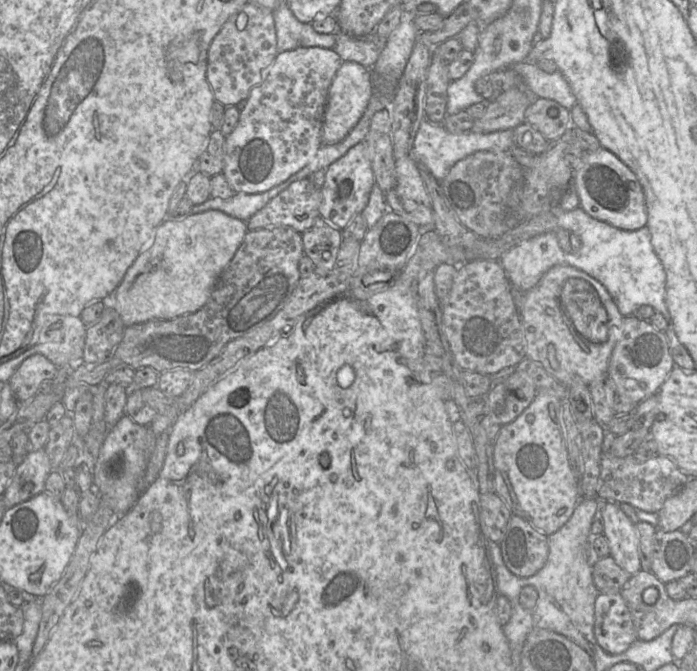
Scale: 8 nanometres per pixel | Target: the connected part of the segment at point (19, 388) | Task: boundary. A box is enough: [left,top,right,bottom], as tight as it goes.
[9,354,58,404]

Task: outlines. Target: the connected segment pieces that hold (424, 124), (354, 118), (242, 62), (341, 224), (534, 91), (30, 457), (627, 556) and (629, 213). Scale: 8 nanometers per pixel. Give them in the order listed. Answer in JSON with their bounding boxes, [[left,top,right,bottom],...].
[[411,118,515,181],[321,61,372,145],[207,2,277,107],[320,142,375,230],[509,62,577,110],[2,448,52,509],[599,501,641,576],[573,146,647,230]]

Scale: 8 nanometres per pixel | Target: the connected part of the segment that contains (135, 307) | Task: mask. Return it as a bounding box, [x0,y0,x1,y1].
[114,210,247,327]

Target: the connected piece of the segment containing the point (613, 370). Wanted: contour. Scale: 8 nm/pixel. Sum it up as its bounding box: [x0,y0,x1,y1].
[607,315,675,405]

